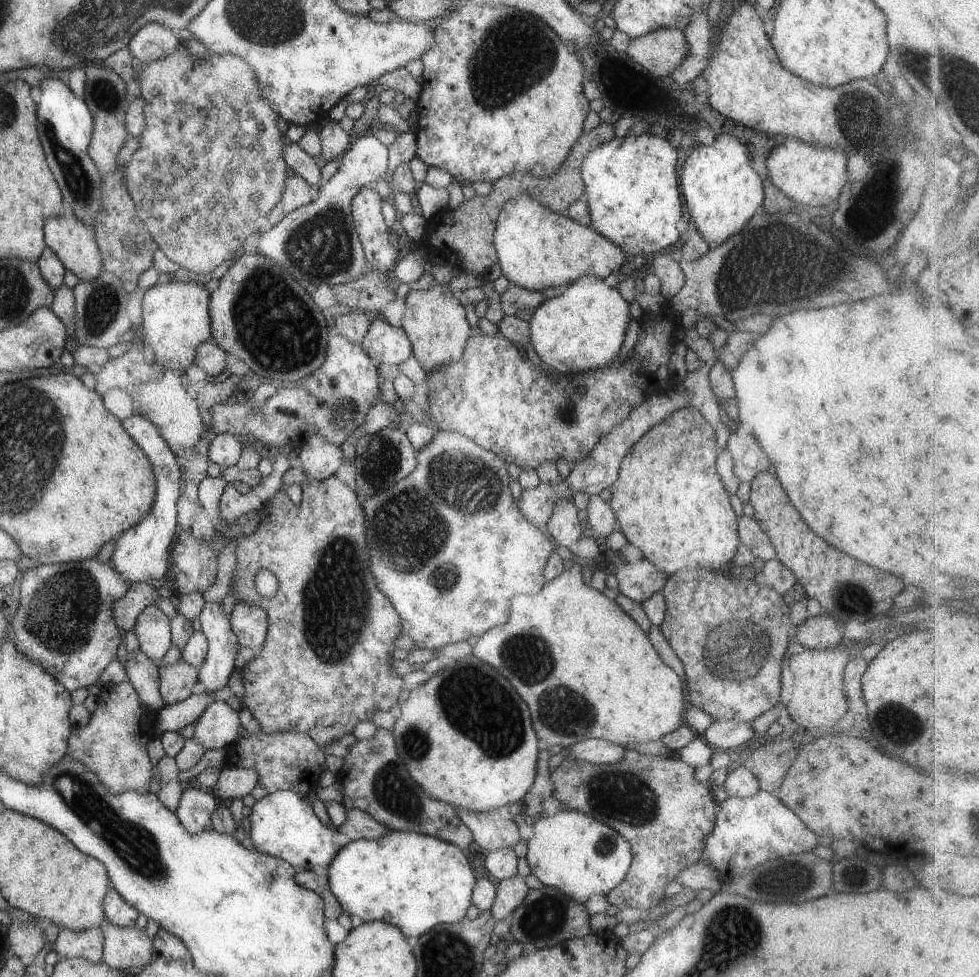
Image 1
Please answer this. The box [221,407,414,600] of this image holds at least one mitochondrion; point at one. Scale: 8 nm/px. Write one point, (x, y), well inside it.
(381, 462)

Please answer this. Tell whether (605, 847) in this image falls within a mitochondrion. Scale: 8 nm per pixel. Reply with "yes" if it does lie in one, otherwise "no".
yes

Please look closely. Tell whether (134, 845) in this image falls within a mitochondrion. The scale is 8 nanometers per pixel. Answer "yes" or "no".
yes

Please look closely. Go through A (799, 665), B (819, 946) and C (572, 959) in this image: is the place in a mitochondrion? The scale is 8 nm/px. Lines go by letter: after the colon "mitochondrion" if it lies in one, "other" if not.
A: other
B: other
C: other

